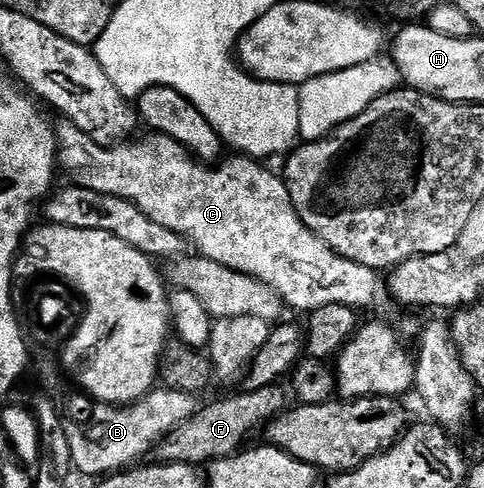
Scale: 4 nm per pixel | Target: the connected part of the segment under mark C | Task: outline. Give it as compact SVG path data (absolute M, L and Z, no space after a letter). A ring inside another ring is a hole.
M72 125L66 128L65 132L62 130L57 136L59 163L64 170L65 167L69 170L73 178L70 180L76 186L131 201L143 209L151 221L159 221L159 225L179 233L185 238L186 244L193 246L194 243L197 246L194 247L196 254L211 261L219 261L219 265L227 265L227 269L235 269L271 285L271 289L279 293L286 308L294 307L297 311L312 313L323 305L342 303L354 309L362 309L376 301L378 272L337 255L318 235L311 233L311 229L303 225L291 201L291 193L287 193L284 178L278 172L276 175L268 171L264 162L237 153L232 156L234 159L222 158L216 165L210 165L198 161L189 148L171 137L156 133L146 134L146 139L138 143L122 141L112 147L100 147L79 128Z

